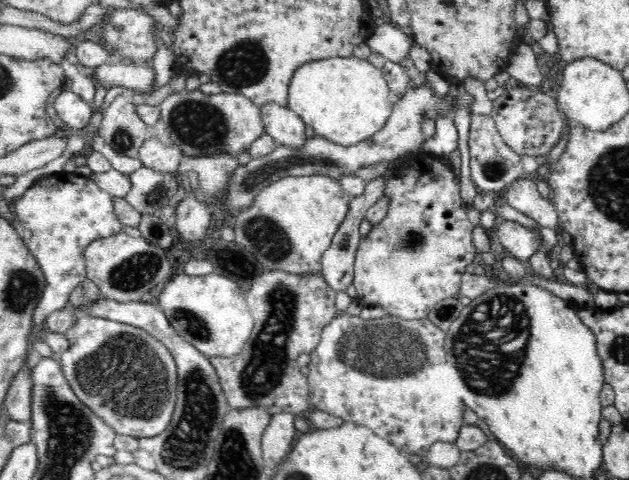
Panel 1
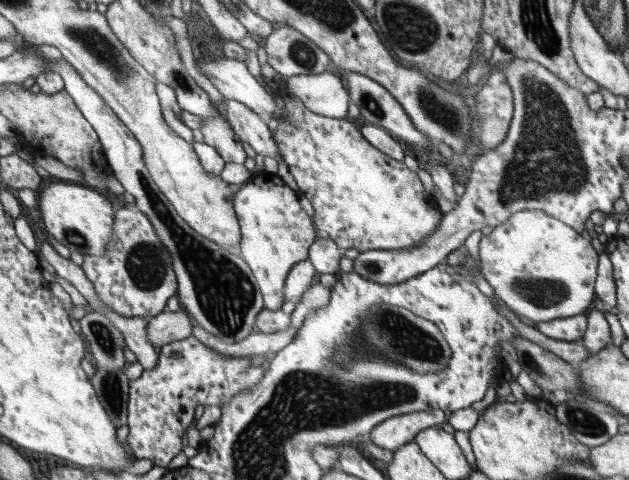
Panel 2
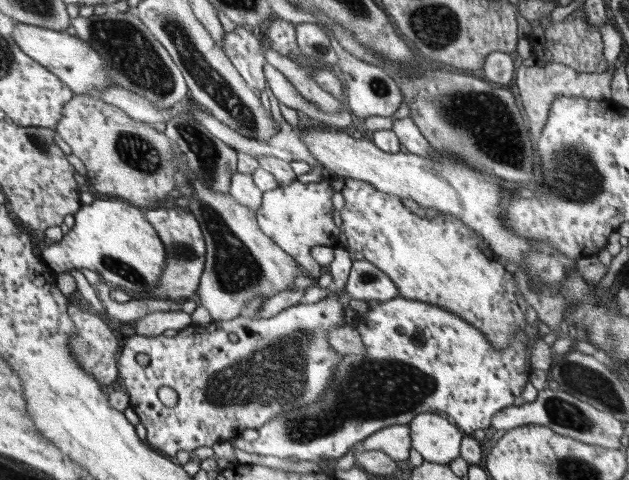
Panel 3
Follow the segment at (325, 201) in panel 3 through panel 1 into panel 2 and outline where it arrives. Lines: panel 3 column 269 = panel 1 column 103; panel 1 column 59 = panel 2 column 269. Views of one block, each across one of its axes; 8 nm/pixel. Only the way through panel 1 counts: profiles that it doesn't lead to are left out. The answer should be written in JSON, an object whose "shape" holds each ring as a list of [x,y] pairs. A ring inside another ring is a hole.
{"shape":[[[260,172],[237,193],[233,202],[241,224],[242,242],[238,253],[253,270],[265,297],[265,309],[278,310],[285,302],[286,275],[294,263],[309,258],[309,248],[316,240],[317,228],[301,207],[299,194],[282,183],[276,175]]]}

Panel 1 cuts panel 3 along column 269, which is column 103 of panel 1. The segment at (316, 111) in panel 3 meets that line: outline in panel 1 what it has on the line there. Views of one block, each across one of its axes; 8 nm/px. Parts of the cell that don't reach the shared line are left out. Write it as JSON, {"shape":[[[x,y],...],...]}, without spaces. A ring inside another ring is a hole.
{"shape":[[[104,64],[96,68],[90,79],[94,86],[98,83],[107,89],[114,86],[130,88],[133,93],[151,93],[155,71],[145,66],[123,66],[123,64]]]}

